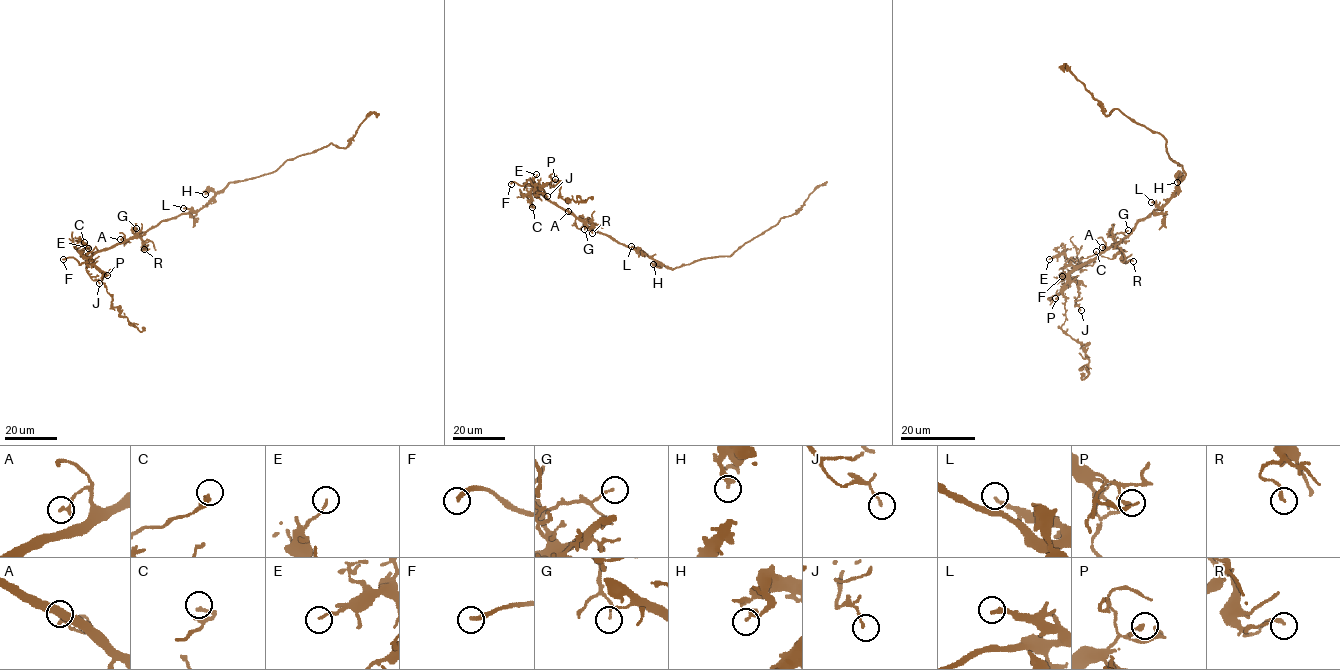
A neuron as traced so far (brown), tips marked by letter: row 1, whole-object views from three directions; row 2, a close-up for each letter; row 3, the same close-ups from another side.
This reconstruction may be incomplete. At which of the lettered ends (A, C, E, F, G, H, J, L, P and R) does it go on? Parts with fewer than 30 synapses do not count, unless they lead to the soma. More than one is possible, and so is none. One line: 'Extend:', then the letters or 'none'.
Extend: F

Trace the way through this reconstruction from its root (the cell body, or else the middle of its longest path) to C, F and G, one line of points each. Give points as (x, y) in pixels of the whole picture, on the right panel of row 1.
C: (1162, 206), (1140, 220), (1122, 240), (1070, 271), (1081, 259), (1096, 251)
F: (1162, 206), (1140, 220), (1122, 240), (1095, 258), (1079, 265), (1056, 283), (1065, 274), (1061, 273), (1062, 276)
G: (1162, 206), (1140, 220), (1119, 241), (1113, 238), (1128, 230)

